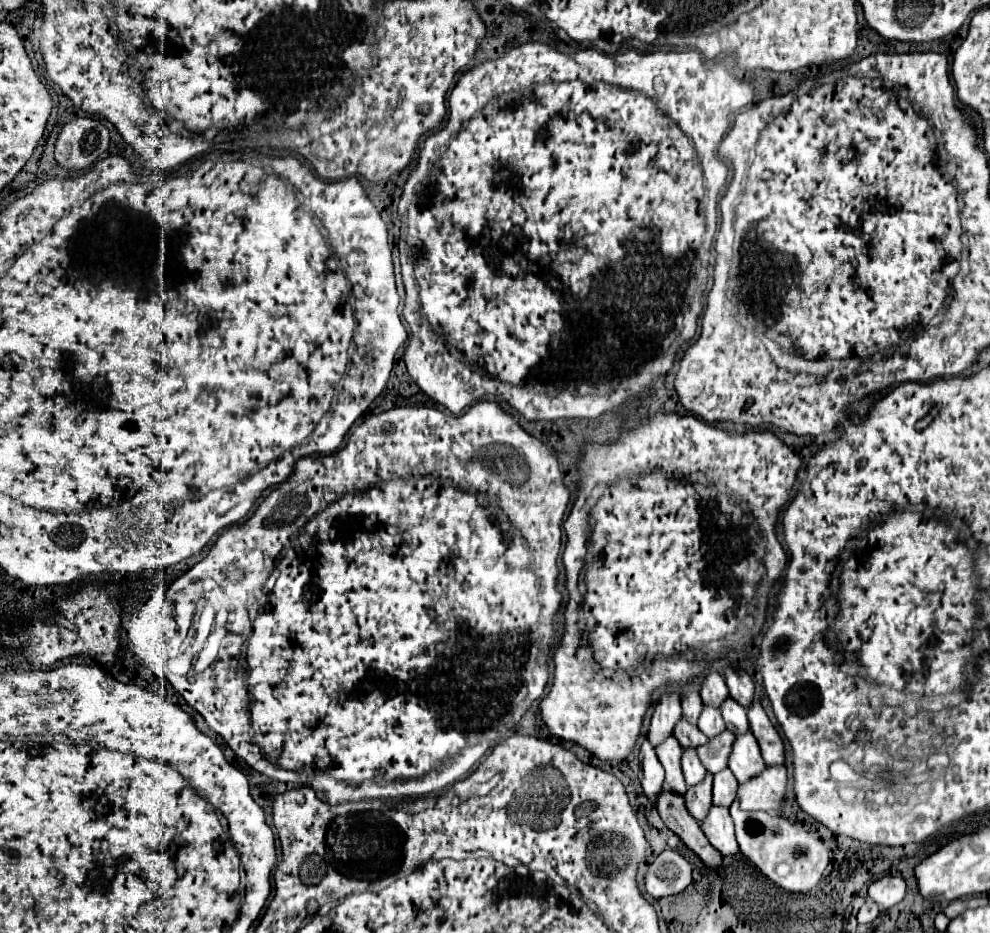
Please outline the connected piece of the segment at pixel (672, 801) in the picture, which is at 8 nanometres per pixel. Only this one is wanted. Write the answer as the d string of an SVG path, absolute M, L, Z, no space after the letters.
M664 788L662 794L658 794L656 808L658 808L658 814L664 820L664 824L672 832L676 832L682 838L682 842L704 860L706 866L710 866L710 868L720 866L722 854L718 854L718 850L714 850L714 846L708 842L708 838L700 830L698 820L694 816L690 816L682 794L674 794L672 790Z

